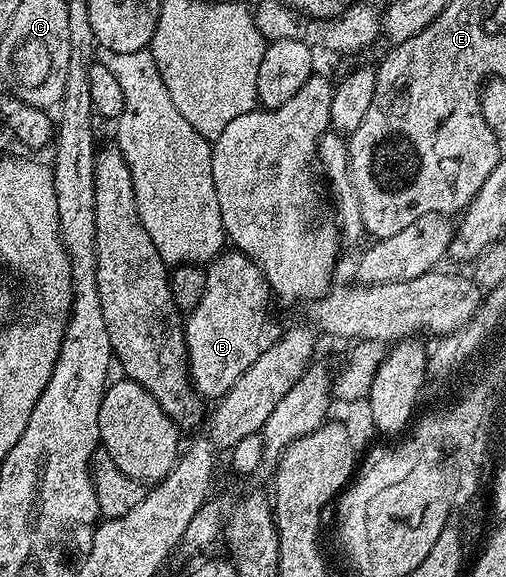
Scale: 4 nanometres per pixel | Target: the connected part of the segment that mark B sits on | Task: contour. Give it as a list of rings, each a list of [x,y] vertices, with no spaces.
[[[236,249],[226,250],[212,260],[204,272],[204,277],[205,288],[199,305],[194,311],[188,312],[184,320],[185,347],[189,350],[189,378],[193,380],[198,395],[206,400],[217,401],[228,393],[263,350],[261,330],[265,327],[265,314],[269,311],[271,292],[257,260]]]

